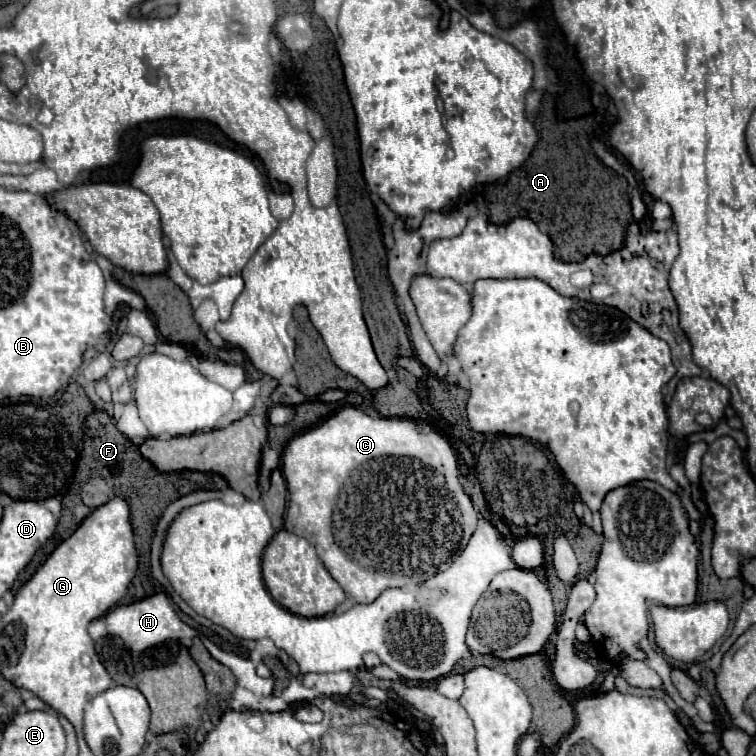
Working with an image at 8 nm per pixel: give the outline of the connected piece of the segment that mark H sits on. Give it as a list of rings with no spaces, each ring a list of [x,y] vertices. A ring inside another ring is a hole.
[[[156,593],[152,597],[136,601],[132,605],[114,607],[114,609],[110,609],[104,615],[104,623],[106,623],[110,635],[120,637],[132,651],[138,651],[138,653],[144,651],[144,649],[148,649],[148,647],[154,647],[154,645],[158,645],[158,643],[162,643],[166,639],[191,639],[199,635],[196,630],[188,627],[178,617],[178,613],[174,611],[170,599],[164,593]]]

